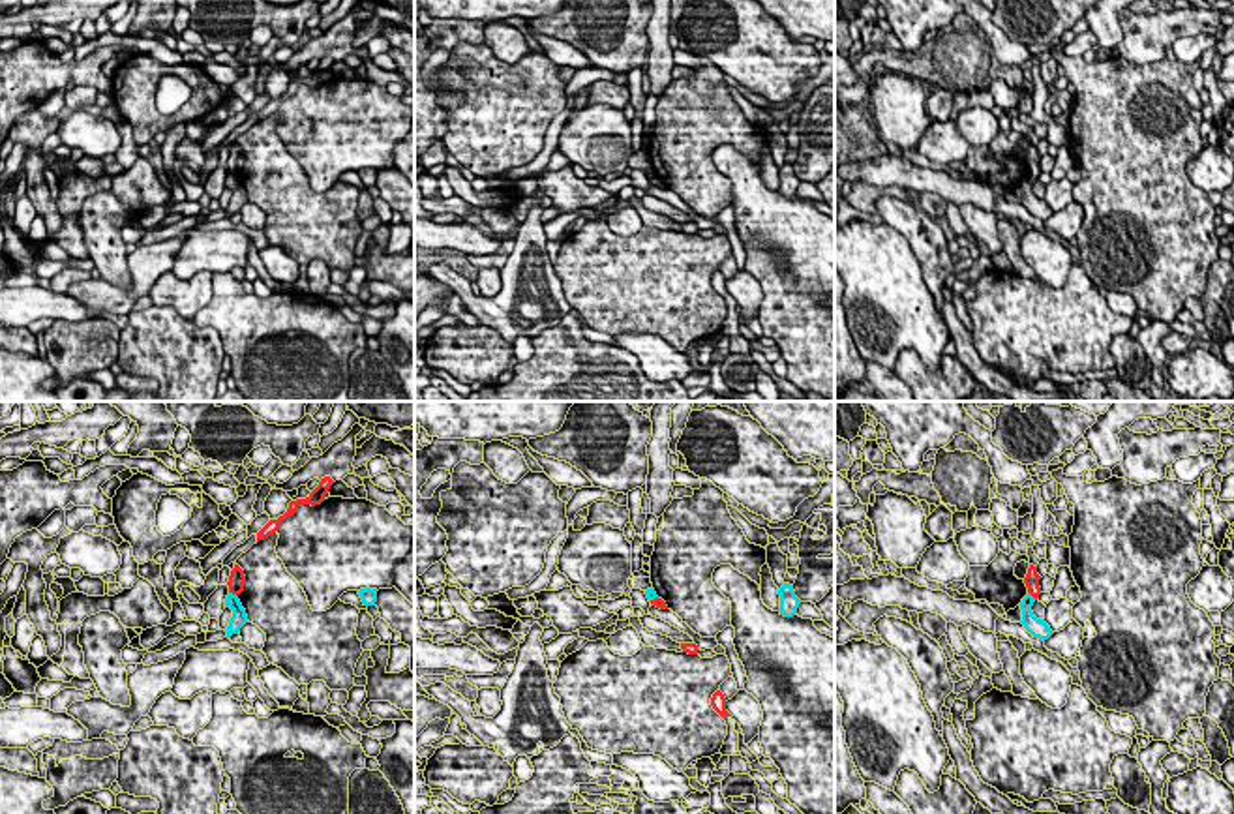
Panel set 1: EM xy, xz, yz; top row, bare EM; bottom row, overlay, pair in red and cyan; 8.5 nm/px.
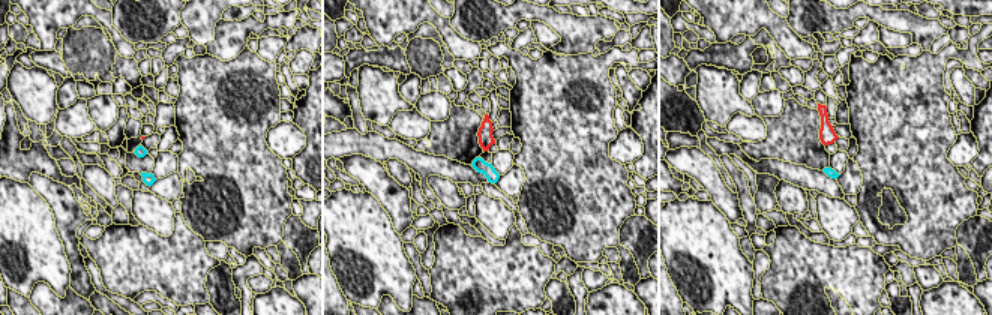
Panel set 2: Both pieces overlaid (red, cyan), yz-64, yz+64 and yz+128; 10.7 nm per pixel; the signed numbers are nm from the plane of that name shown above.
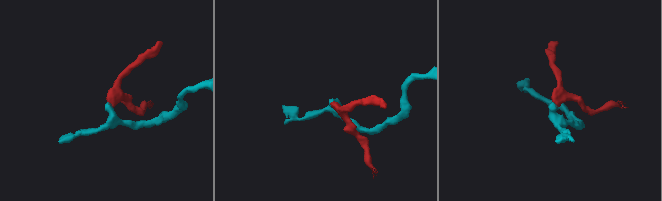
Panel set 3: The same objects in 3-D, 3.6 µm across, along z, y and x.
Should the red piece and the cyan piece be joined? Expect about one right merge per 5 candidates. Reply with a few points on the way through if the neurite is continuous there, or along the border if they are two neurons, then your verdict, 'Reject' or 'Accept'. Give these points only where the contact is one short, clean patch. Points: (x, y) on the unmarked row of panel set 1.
Boundary: xy (229, 171), (237, 177). Reject

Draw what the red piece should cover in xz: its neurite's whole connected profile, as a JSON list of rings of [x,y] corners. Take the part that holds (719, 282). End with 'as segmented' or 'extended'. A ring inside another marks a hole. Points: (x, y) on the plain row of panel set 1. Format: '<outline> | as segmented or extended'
[[[716,270],[713,274],[711,285],[726,300],[726,306],[728,306],[728,315],[724,319],[720,334],[722,336],[741,336],[741,332],[739,332],[739,313],[735,311],[735,300],[726,291],[726,278],[720,270]]] | extended

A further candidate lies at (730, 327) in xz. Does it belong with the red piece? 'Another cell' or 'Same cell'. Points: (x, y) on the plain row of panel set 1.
Same cell

